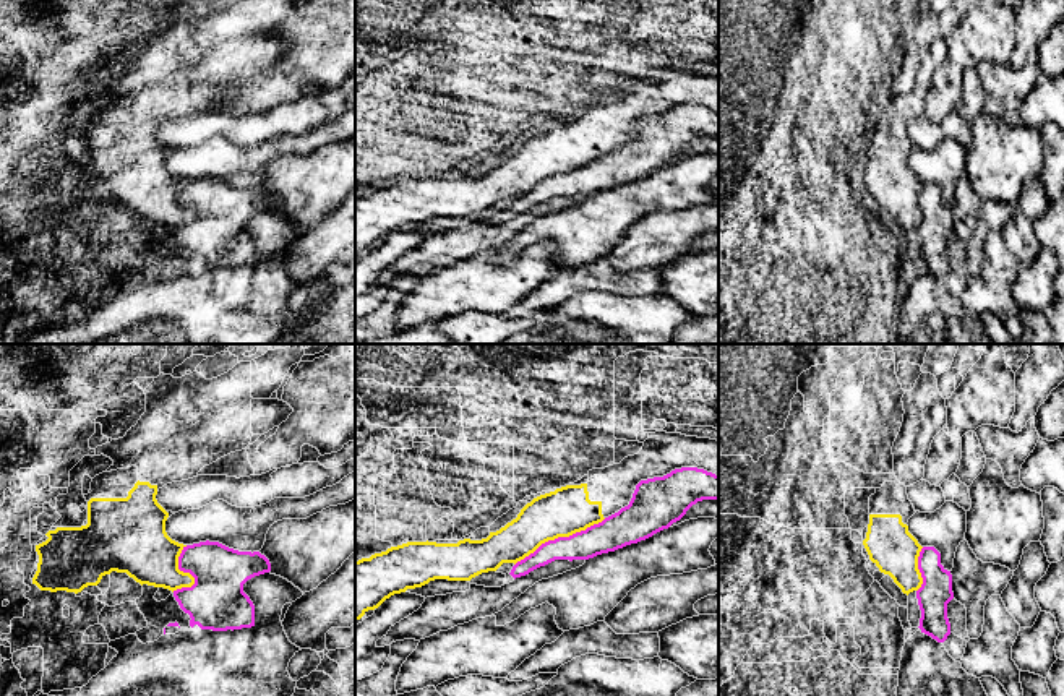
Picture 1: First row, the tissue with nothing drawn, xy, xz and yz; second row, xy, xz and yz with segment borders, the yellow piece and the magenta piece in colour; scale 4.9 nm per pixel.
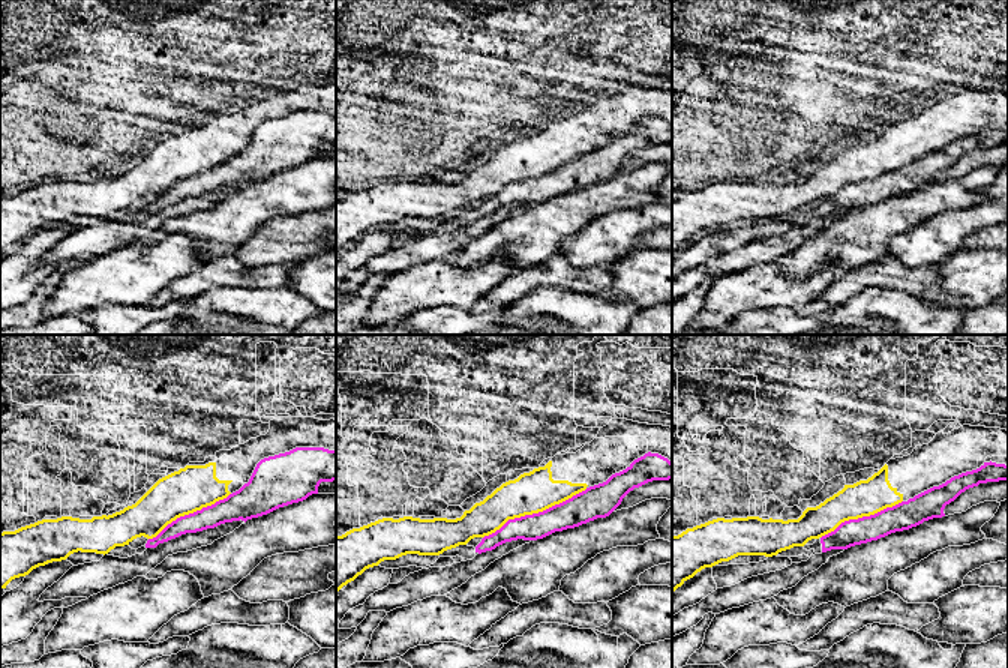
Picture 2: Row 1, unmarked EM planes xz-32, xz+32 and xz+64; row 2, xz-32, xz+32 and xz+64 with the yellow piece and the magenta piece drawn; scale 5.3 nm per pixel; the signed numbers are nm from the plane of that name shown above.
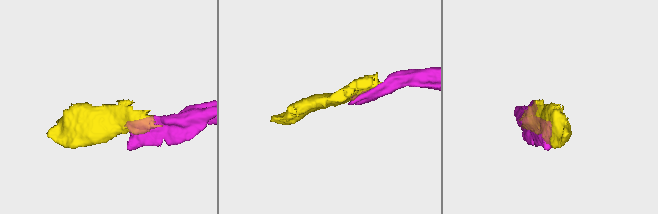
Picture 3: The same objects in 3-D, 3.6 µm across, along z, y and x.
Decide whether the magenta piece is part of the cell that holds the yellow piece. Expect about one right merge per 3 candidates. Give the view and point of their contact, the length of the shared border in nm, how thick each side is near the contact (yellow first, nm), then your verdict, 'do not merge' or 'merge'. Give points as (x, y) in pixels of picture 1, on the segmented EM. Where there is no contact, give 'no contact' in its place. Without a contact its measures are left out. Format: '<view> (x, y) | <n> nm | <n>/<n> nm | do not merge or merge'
xz (560, 536) | 500 nm | 240/160 nm | do not merge

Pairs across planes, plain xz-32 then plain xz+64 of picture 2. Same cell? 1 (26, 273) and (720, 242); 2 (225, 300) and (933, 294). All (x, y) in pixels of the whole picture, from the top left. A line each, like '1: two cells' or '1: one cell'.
1: two cells
2: two cells

